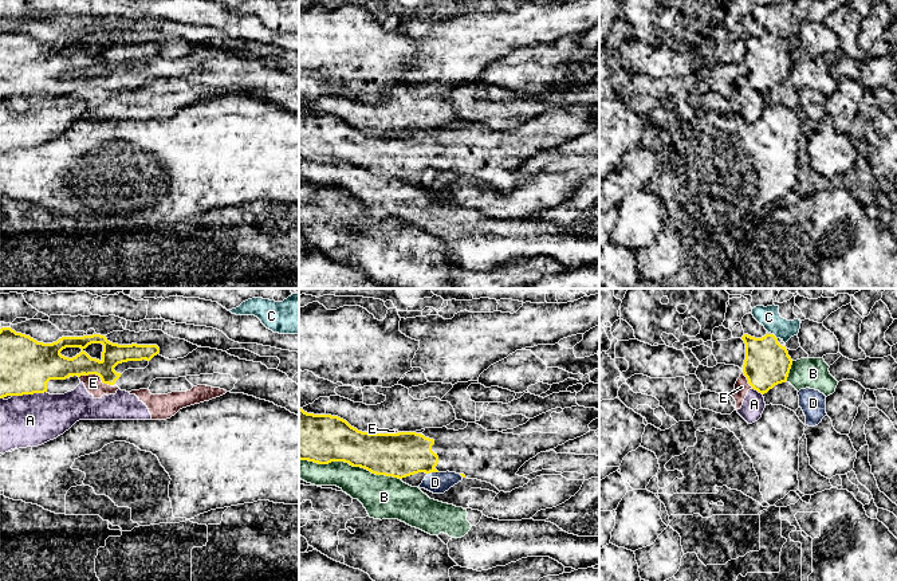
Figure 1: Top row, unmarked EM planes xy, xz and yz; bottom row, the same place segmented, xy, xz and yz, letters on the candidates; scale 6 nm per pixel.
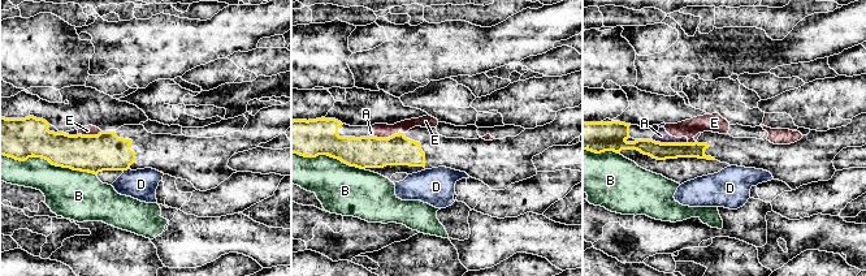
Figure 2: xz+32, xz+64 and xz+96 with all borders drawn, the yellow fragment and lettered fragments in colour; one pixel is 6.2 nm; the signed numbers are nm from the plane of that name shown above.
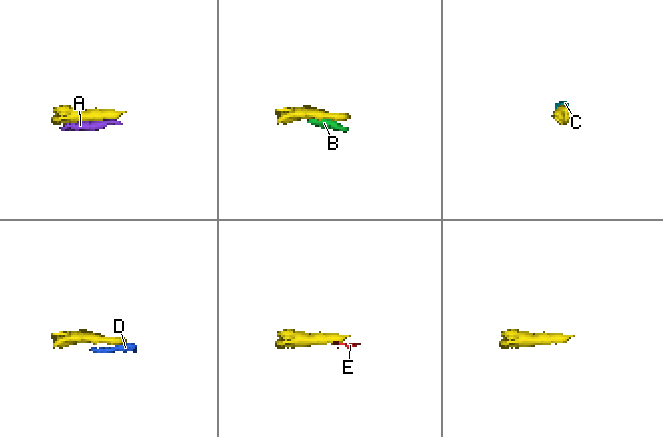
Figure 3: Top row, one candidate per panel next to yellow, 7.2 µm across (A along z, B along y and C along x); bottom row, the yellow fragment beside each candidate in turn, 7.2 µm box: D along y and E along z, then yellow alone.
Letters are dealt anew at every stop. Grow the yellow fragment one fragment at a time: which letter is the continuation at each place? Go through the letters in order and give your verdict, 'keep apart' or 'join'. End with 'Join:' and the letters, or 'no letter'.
A: keep apart
B: keep apart
C: keep apart
D: keep apart
E: keep apart
Join: no letter

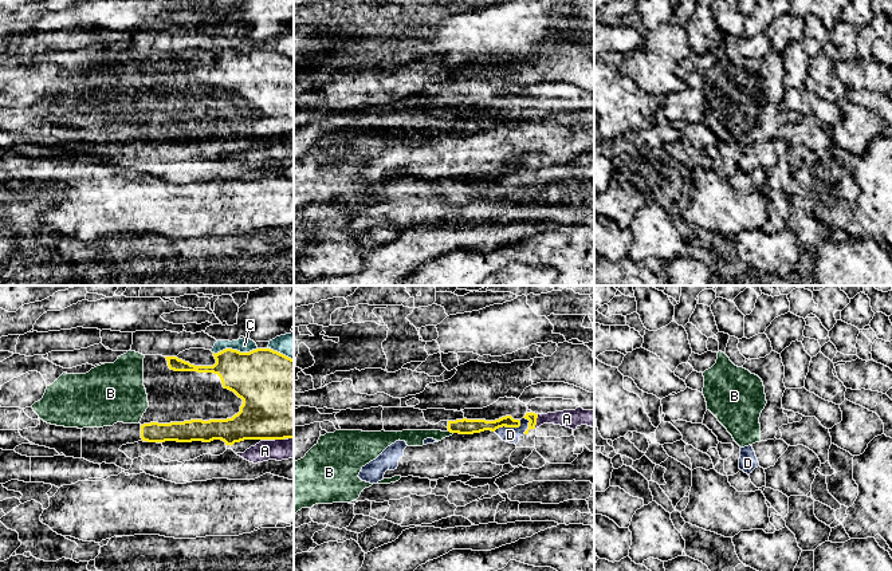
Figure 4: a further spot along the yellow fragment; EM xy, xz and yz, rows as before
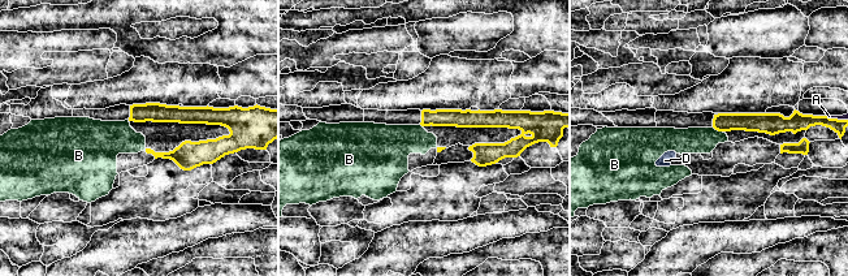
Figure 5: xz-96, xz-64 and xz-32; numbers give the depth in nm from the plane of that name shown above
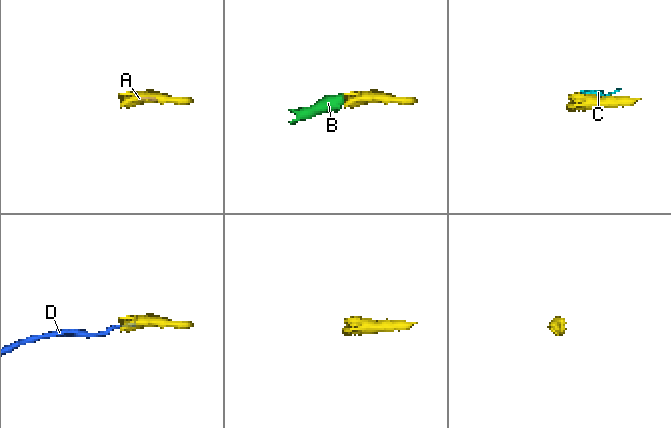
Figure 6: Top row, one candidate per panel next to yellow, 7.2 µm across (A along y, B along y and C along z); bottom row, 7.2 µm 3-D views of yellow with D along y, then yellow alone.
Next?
A: keep apart
B: join
C: keep apart
D: keep apart
Join: B

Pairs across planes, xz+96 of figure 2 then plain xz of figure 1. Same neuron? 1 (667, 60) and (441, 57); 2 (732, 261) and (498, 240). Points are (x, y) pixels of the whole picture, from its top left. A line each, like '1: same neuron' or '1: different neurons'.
1: same neuron
2: different neurons

